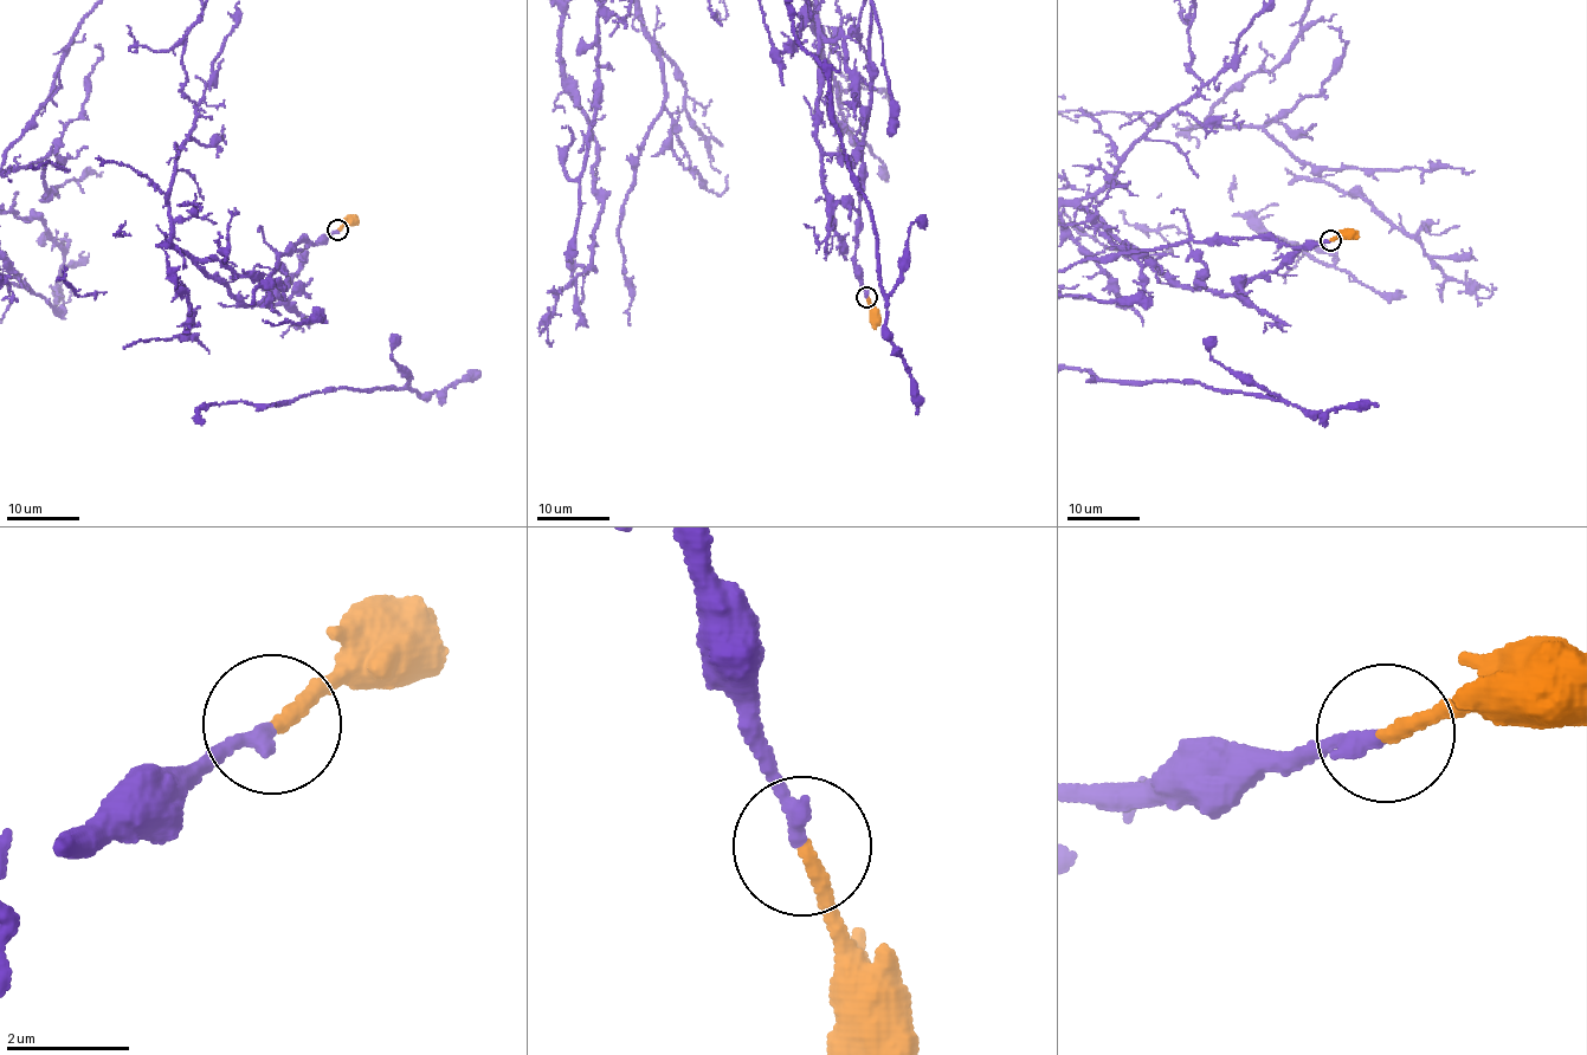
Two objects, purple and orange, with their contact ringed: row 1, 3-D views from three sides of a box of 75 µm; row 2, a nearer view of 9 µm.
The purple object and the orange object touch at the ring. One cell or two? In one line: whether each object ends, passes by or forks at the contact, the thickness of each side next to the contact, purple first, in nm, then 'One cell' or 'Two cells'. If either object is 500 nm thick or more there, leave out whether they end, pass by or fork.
At the ring purple ends. At the ring orange ends. Thickness 280 nm (purple) against 240 nm. One cell

